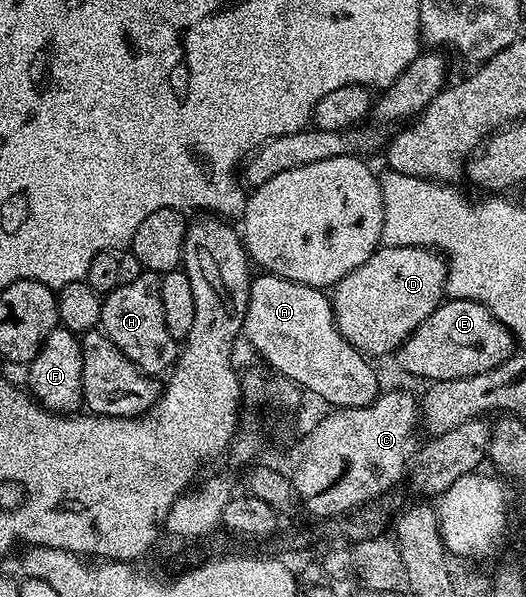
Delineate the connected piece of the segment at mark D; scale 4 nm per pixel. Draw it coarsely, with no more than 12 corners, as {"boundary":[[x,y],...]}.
{"boundary":[[379,247],[332,289],[338,332],[397,353],[443,303],[448,264]]}

